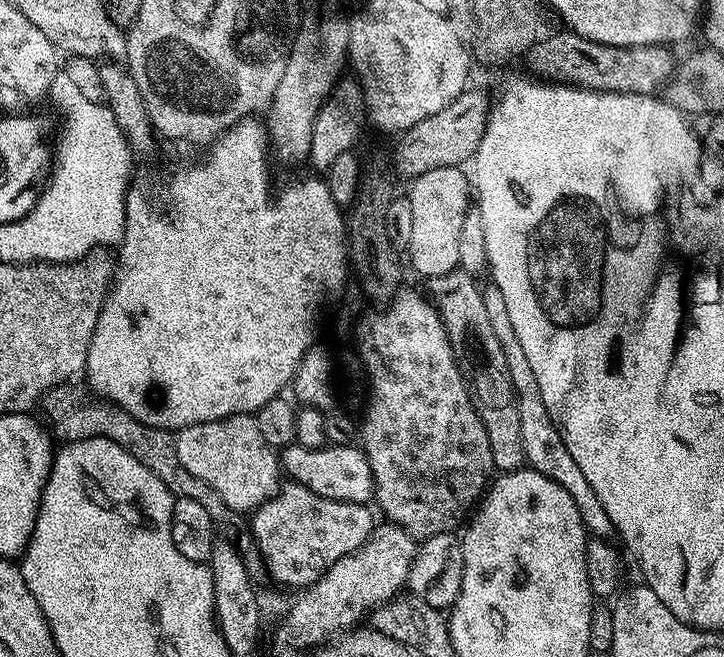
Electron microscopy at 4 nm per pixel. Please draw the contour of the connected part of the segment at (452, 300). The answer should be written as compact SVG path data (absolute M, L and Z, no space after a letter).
M458 266L446 274L427 277L426 292L442 318L456 365L462 378L468 384L468 393L474 410L478 418L482 418L482 426L486 428L486 438L490 438L490 458L493 469L500 474L516 472L526 464L522 450L522 422L518 419L518 398L514 394L514 382L510 382L510 369L506 367L506 354L502 354L502 346L494 334L494 329L490 326L490 318L486 314L486 302L482 302L482 288L479 283L476 285L476 282L478 280L475 275L464 272Z

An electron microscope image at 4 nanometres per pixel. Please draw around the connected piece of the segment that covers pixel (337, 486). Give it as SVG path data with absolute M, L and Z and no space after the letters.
M298 443L289 444L287 448L279 449L278 464L282 472L288 475L289 481L306 486L306 490L314 490L314 494L322 498L368 504L376 491L370 462L363 447L355 443L328 444L323 448L307 448Z

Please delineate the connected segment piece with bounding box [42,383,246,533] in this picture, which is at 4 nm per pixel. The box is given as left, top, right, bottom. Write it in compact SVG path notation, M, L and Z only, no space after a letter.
M67 383L60 384L56 388L49 389L42 398L44 412L49 420L47 423L55 439L60 438L59 441L65 443L87 441L88 438L98 437L114 441L141 462L142 466L146 466L151 473L157 474L173 497L192 498L198 501L207 511L215 527L220 528L222 525L233 533L245 531L245 517L240 514L236 520L232 520L232 516L235 516L238 510L229 501L224 500L213 487L207 486L201 479L194 478L194 474L190 474L179 461L175 435L169 429L142 423L125 408L118 407L117 404L104 398L92 398L92 401L80 404L79 394L68 387L70 386Z

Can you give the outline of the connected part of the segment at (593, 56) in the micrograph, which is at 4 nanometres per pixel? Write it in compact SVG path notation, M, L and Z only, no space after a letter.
M560 30L557 36L552 36L549 40L537 39L526 53L526 61L537 77L548 82L568 84L571 88L585 88L587 92L650 96L663 89L673 77L678 59L672 52L675 51L663 44L630 48L602 46L602 42L590 42L578 34Z

